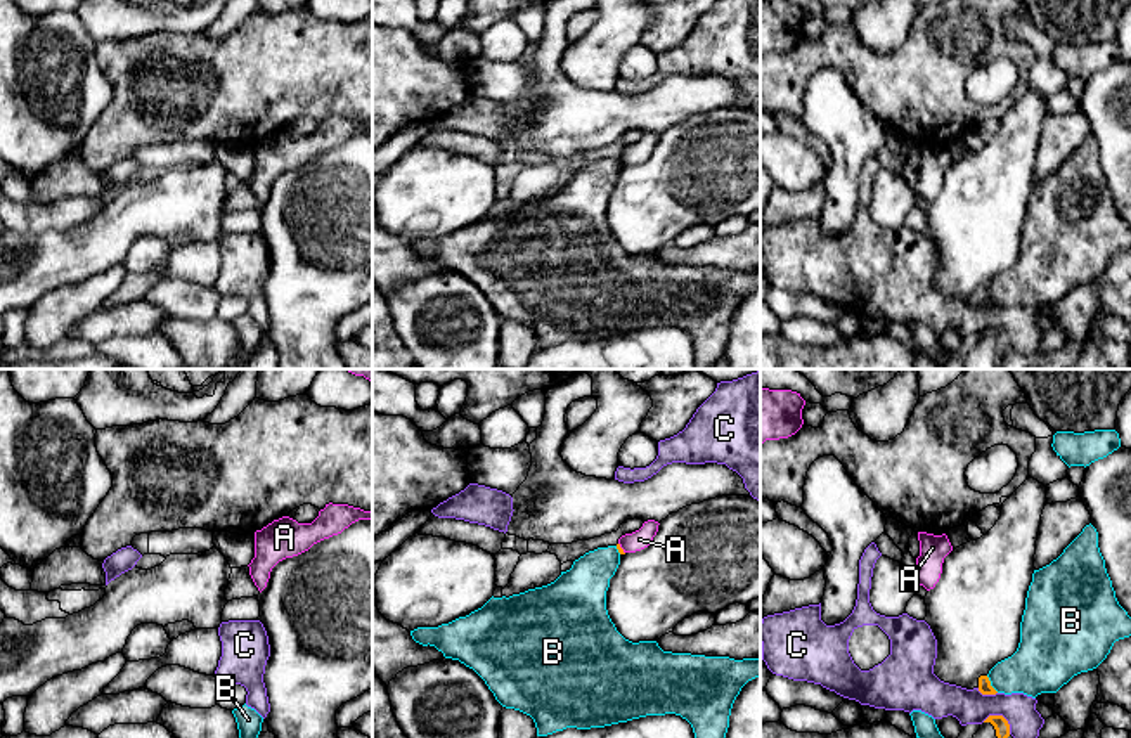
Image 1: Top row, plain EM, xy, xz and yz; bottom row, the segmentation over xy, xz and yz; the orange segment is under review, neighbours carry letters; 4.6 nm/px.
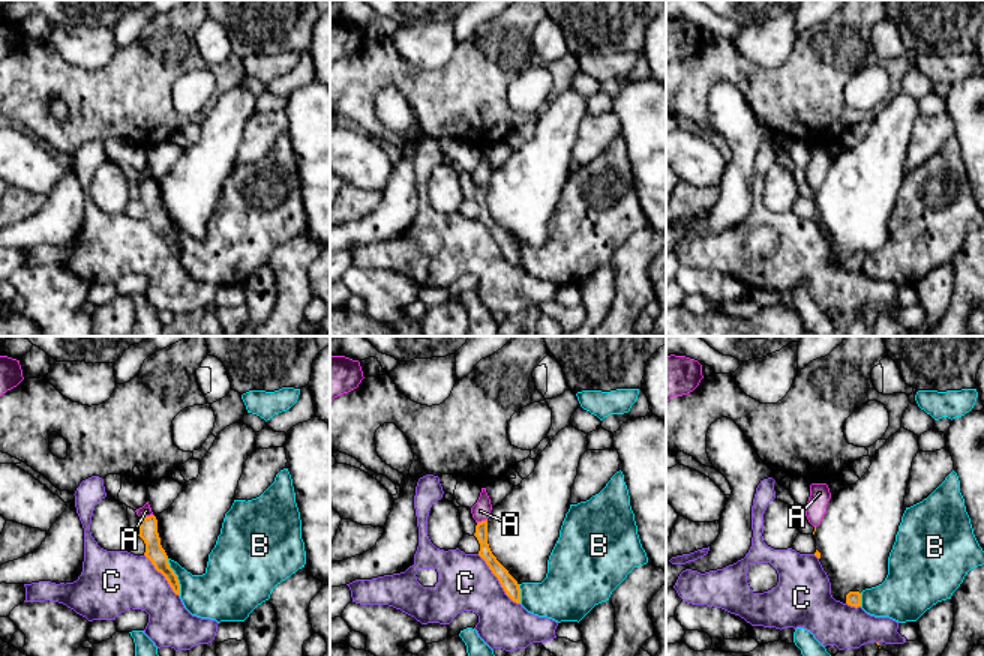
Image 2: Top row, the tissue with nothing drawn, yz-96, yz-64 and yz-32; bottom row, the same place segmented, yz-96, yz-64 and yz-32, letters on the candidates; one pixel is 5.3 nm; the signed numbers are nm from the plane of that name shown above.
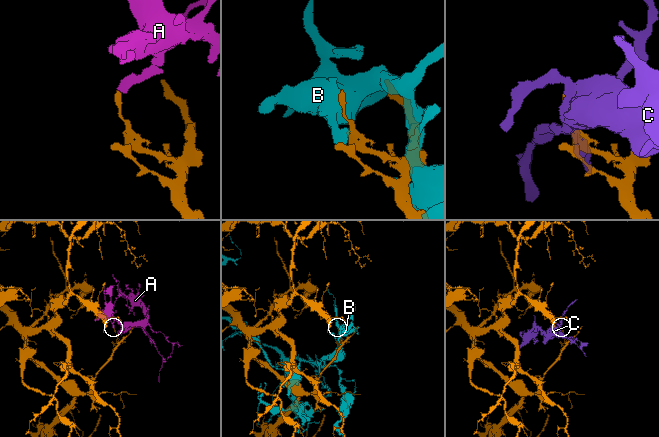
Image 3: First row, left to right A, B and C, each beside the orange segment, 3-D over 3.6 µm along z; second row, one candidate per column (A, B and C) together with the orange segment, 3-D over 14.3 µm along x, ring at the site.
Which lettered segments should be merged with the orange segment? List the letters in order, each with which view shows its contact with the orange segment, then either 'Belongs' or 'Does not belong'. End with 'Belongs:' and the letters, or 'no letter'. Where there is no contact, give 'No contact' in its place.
A: Touches orange in xz. Does not belong
B: Touches orange in yz. Does not belong
C: Touches orange in yz. Does not belong
Belongs: no letter

